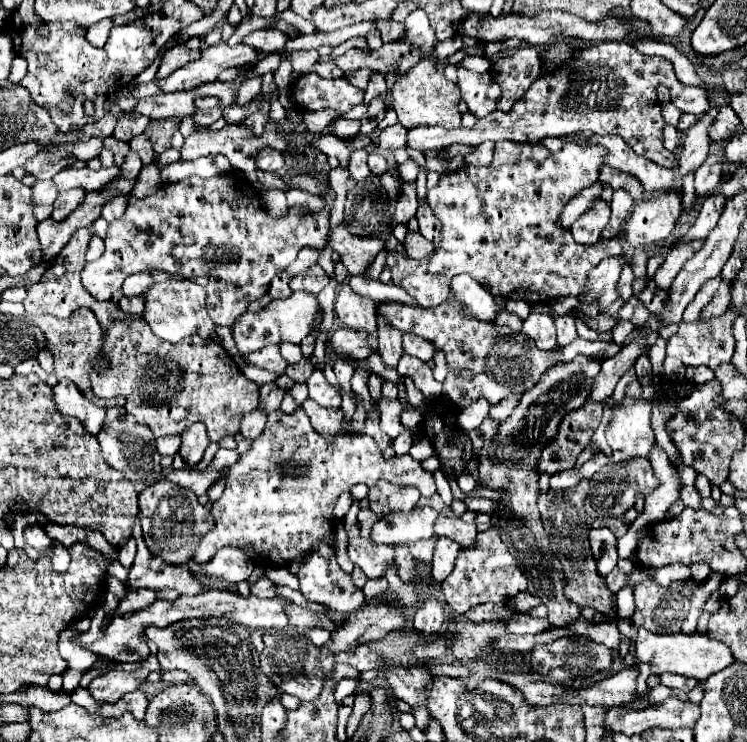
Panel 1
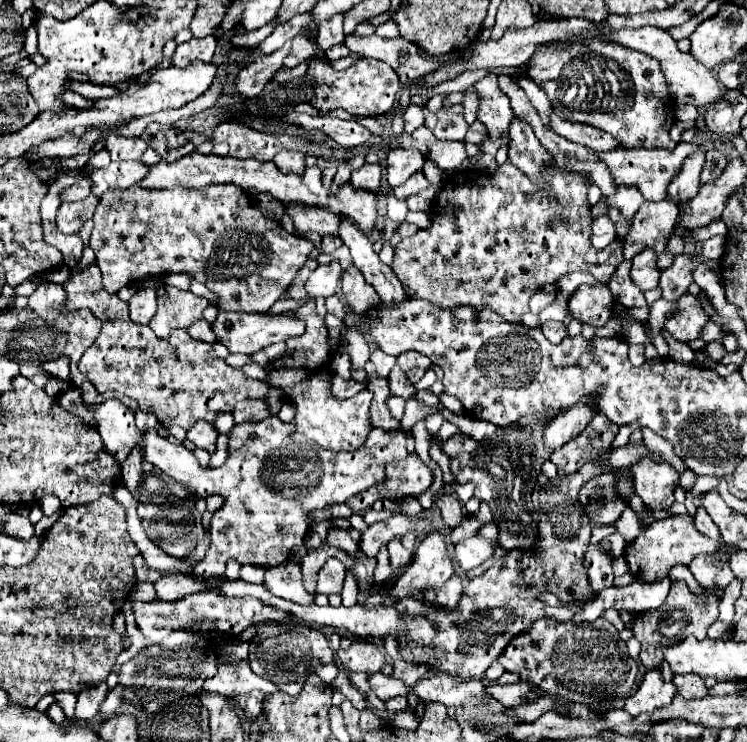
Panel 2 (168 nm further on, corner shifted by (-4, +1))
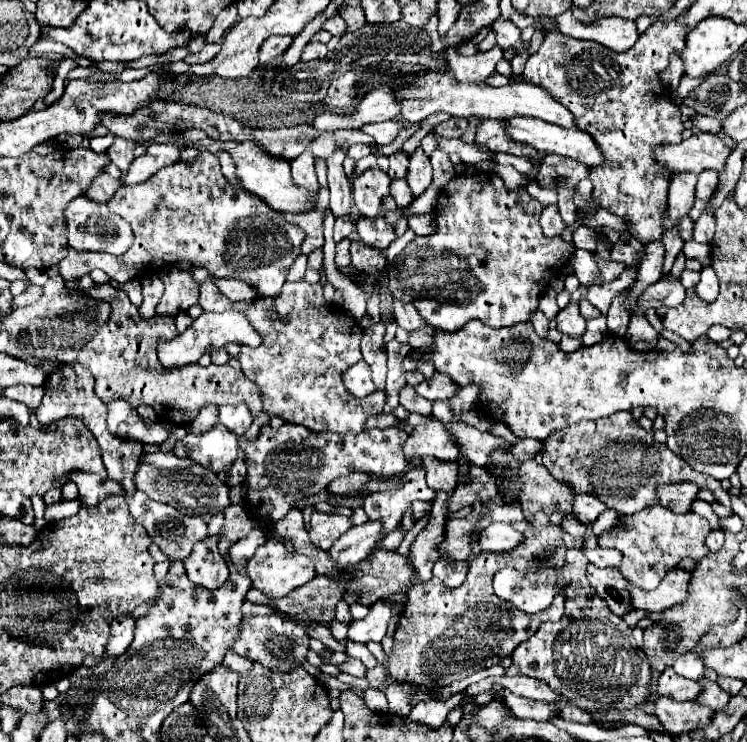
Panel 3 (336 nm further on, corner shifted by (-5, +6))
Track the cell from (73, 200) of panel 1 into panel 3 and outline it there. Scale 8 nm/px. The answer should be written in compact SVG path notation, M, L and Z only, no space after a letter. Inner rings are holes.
M85 196L71 200L65 212L69 244L75 250L111 252L111 236L133 236L131 226L117 214Z

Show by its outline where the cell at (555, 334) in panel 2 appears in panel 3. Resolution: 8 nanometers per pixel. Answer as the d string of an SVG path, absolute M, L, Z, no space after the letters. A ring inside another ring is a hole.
M537 310L535 316L531 316L531 322L533 322L533 328L535 328L535 332L539 336L547 336L547 332L549 332L549 320L547 320L547 316L541 310Z

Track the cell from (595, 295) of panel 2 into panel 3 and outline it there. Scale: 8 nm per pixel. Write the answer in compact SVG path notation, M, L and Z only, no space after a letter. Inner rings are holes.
M571 302L557 314L557 328L567 336L581 336L587 328L587 320L579 312L579 304Z

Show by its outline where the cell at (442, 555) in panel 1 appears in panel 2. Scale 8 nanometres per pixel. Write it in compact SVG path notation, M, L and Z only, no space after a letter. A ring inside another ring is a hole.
M470 537L454 545L454 555L458 559L458 565L464 571L470 571L478 565L482 565L498 547L498 541L484 539L484 537Z

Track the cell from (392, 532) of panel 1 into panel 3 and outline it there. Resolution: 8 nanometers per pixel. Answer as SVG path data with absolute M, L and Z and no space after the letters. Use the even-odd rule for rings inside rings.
M369 520L361 526L353 526L347 530L335 544L329 548L329 556L341 566L349 566L359 562L371 554L371 548L381 540L381 524L379 520Z

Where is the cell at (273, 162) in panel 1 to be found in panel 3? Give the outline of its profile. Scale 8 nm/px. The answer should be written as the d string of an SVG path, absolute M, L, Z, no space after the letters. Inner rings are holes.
M303 152L295 160L291 160L291 172L293 172L295 184L307 188L311 196L315 196L317 194L317 188L319 188L319 182L317 182L313 164L315 164L315 156L311 152Z

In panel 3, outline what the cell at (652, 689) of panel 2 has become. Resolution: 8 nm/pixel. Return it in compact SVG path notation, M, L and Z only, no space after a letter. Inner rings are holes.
M665 668L659 676L657 696L669 696L673 700L695 700L699 692L701 692L701 688L697 682L677 676L673 672L673 668Z

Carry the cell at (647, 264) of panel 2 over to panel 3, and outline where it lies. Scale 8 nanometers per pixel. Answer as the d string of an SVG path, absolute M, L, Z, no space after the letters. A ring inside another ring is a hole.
M673 228L673 230L667 230L661 238L663 246L665 246L665 258L663 258L663 274L669 274L671 272L671 266L673 266L673 260L675 256L681 252L683 248L683 238L679 236L679 230Z

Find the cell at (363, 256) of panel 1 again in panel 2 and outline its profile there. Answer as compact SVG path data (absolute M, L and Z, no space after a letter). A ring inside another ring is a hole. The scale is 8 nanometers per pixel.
M284 203L286 213L292 217L298 231L314 231L320 235L338 233L338 215L322 207L310 207L304 203Z

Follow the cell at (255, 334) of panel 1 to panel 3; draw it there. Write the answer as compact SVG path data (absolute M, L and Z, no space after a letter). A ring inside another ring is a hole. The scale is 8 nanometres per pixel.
M227 310L227 312L203 312L197 320L193 320L193 324L179 334L175 340L171 342L159 342L159 360L163 362L163 366L167 368L175 368L175 366L183 366L183 364L195 364L205 352L211 350L219 350L225 348L227 344L237 342L241 346L251 346L257 348L261 344L261 336L259 332L255 332L255 328L251 328L251 322L247 320L245 314L237 312L237 310Z

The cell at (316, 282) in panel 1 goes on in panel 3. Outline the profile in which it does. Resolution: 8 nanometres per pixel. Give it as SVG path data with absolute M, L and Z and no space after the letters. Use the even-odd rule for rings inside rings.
M341 240L337 244L337 256L335 256L335 264L337 268L347 268L351 264L351 258L349 258L349 246L351 246L351 240Z

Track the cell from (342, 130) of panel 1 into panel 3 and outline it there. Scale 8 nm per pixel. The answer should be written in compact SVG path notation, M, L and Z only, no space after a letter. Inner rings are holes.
M389 120L389 122L383 122L383 124L365 124L361 130L369 136L373 136L377 140L377 144L389 144L401 130L403 126L397 122L397 120Z

